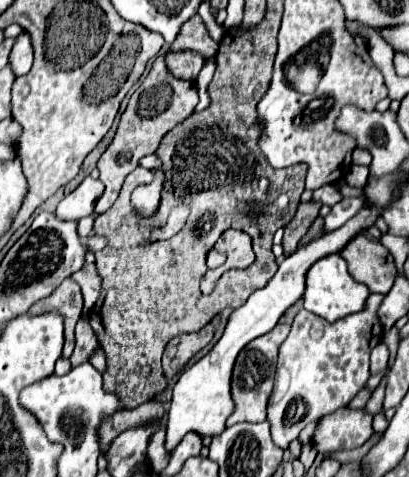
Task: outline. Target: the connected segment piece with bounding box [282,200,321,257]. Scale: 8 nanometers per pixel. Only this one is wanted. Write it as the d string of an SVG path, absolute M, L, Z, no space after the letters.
M311 200L311 202L301 202L297 208L295 218L285 226L285 236L283 236L282 247L284 256L287 257L297 250L299 240L309 232L313 220L319 214L321 204Z

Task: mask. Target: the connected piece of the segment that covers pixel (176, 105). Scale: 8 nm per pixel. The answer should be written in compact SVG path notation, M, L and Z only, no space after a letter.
M163 54L157 56L151 72L141 82L141 86L135 90L135 94L131 96L127 110L121 116L121 122L119 122L113 142L99 158L97 168L101 170L101 182L105 184L105 192L97 200L94 208L96 214L102 214L113 206L127 174L139 166L139 160L143 156L149 156L159 148L159 142L163 140L163 136L171 128L181 124L195 110L197 102L199 102L199 98L197 98L195 82L187 82L187 80L179 80L179 78L171 76L171 72L165 68Z

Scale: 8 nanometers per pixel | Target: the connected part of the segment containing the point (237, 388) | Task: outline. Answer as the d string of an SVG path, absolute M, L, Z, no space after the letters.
M277 324L271 332L251 340L237 356L233 376L231 376L231 398L235 402L233 414L227 418L227 426L237 422L263 422L267 416L267 400L273 390L273 376L275 376L275 362L277 352L283 340L287 338L291 326L289 324Z

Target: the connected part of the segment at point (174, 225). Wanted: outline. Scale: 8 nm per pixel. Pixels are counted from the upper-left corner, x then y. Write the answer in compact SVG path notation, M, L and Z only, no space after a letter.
M175 206L175 208L171 210L171 216L169 216L169 220L167 220L167 226L161 228L159 234L153 234L151 240L155 242L155 240L165 240L165 238L175 236L175 234L183 228L183 224L187 222L187 216L189 216L189 208L187 208L187 206Z

